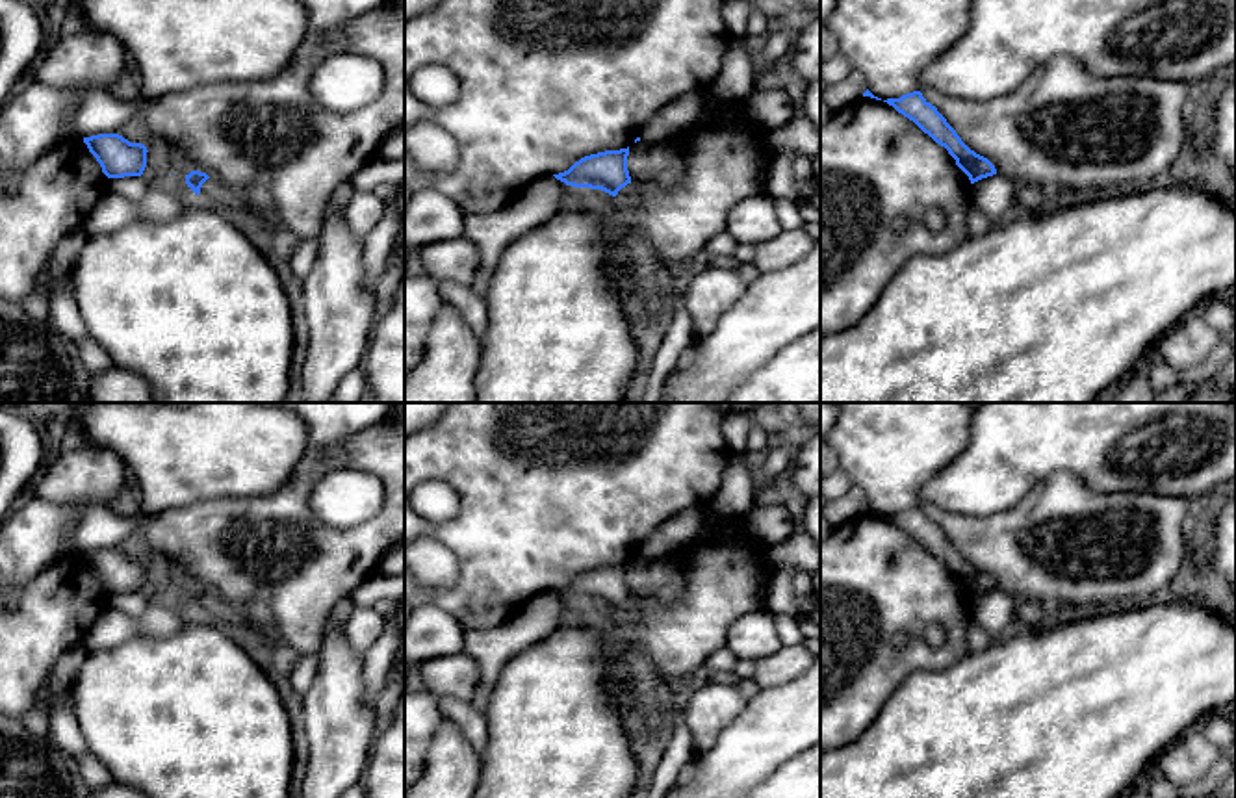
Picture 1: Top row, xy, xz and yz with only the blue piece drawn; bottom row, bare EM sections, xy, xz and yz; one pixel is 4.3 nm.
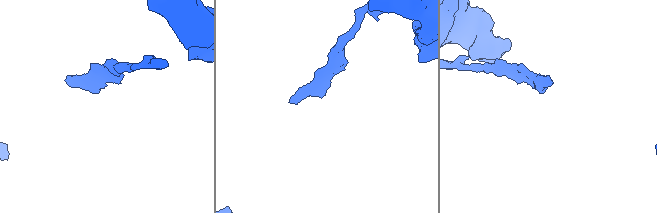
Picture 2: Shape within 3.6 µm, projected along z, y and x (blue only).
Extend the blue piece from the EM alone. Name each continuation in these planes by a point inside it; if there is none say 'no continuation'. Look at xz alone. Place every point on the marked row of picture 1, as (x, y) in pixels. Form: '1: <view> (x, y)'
1: xz (628, 193)

